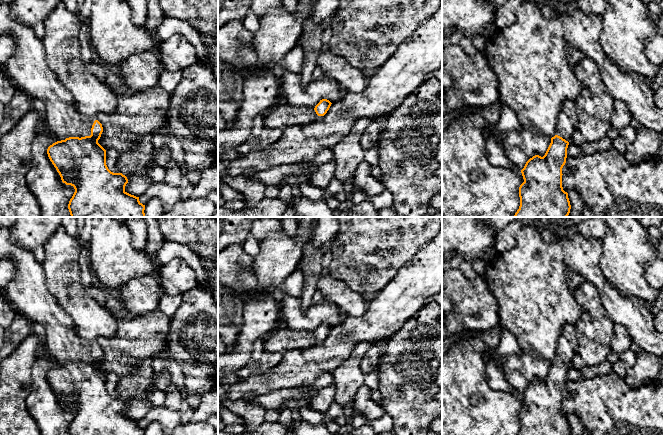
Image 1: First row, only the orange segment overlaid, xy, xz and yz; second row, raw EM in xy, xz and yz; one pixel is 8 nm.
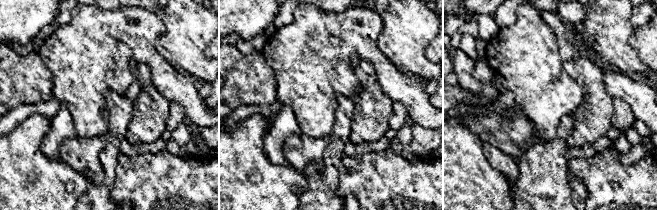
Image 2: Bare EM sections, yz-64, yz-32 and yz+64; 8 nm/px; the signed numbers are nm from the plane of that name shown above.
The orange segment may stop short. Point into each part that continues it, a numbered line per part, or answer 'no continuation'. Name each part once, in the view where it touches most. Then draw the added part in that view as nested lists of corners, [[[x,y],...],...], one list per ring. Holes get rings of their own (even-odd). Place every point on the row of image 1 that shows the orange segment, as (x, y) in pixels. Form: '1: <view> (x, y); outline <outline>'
1: xy (27, 68); outline [[[1,1],[0,35],[12,36],[16,41],[14,53],[2,69],[18,91],[43,101],[44,131],[59,140],[90,136],[96,118],[79,114],[73,95],[48,67],[41,39],[12,15],[11,4]]]

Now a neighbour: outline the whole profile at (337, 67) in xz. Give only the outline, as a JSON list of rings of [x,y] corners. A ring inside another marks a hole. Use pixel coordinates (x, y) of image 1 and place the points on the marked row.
[[[328,49],[317,59],[323,73],[343,84],[348,92],[360,93],[368,85],[368,76],[353,67],[344,57],[335,55]]]

